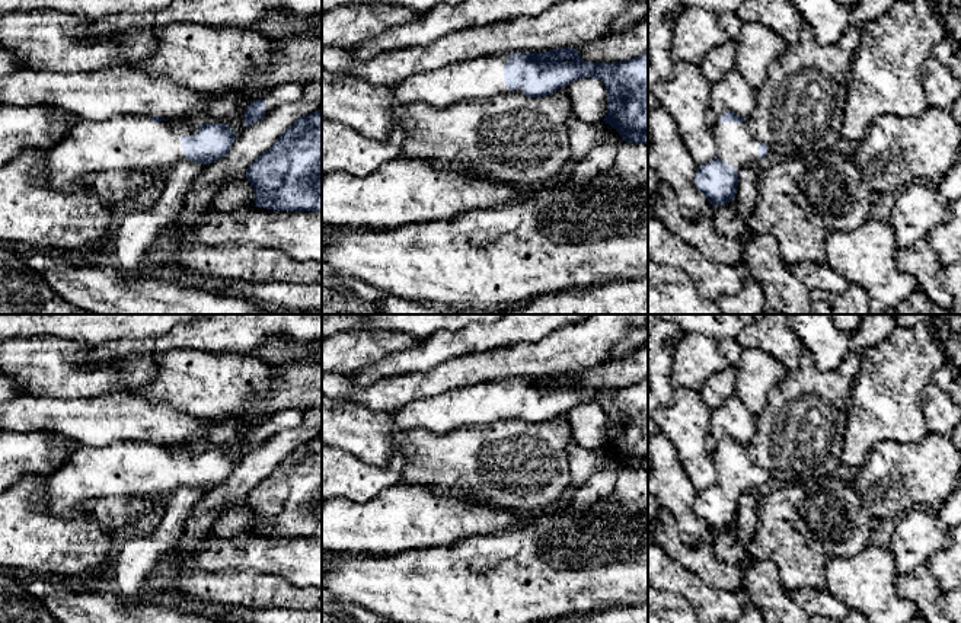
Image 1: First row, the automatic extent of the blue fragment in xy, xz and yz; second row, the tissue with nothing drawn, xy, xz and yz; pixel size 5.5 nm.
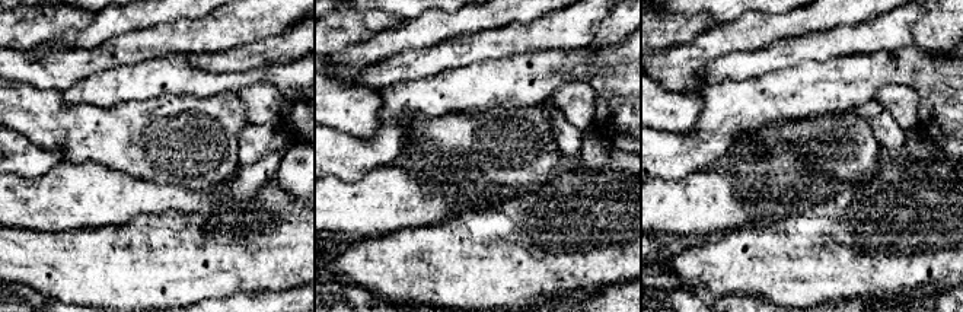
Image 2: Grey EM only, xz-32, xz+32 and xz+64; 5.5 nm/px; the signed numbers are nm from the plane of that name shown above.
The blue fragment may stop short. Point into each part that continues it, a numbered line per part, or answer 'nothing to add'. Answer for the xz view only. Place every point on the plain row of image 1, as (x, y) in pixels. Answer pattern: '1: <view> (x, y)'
1: xz (482, 403)

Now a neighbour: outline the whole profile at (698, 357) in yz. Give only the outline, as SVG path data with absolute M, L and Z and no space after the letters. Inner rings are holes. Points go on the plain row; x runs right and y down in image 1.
M686 333L676 348L671 381L674 389L700 392L705 381L727 367L737 367L743 348L732 338L716 339Z

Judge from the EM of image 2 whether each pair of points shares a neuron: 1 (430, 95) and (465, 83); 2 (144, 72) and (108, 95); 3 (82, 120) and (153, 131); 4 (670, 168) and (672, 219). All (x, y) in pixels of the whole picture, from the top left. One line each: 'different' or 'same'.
1: same
2: same
3: same
4: different

